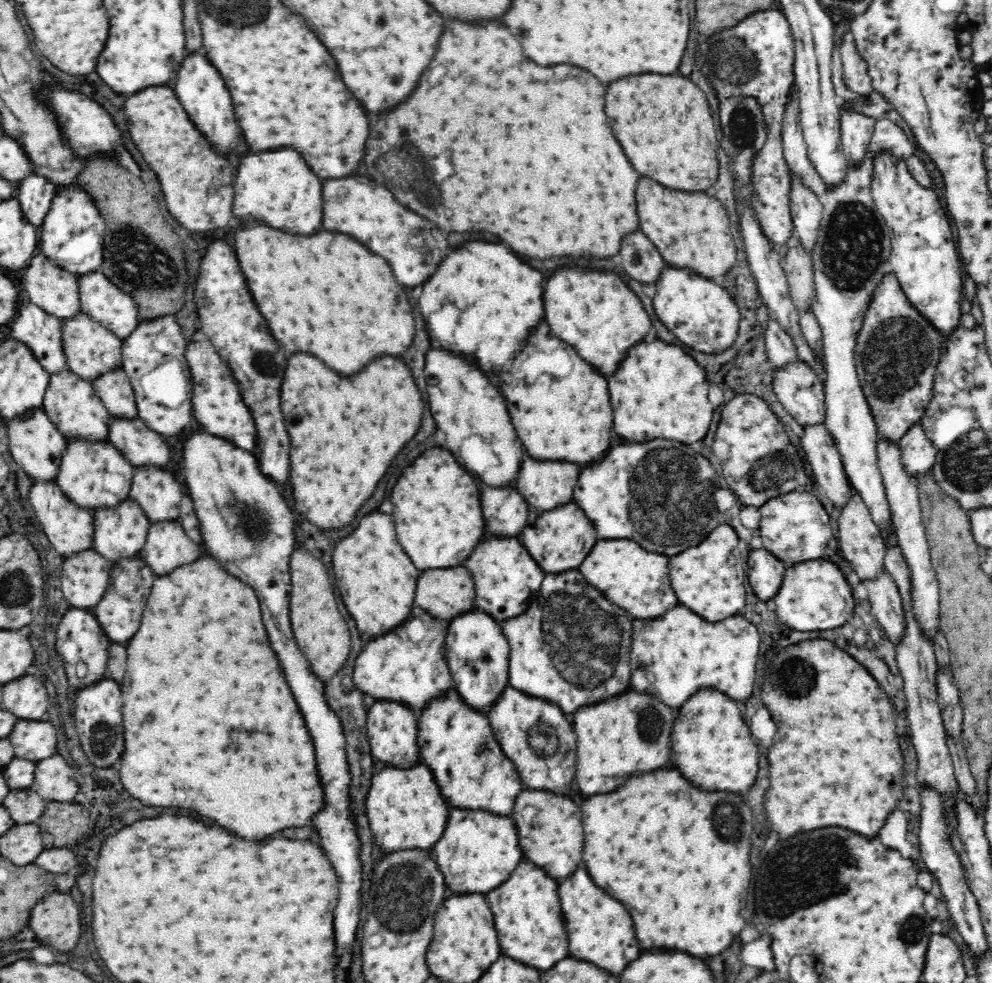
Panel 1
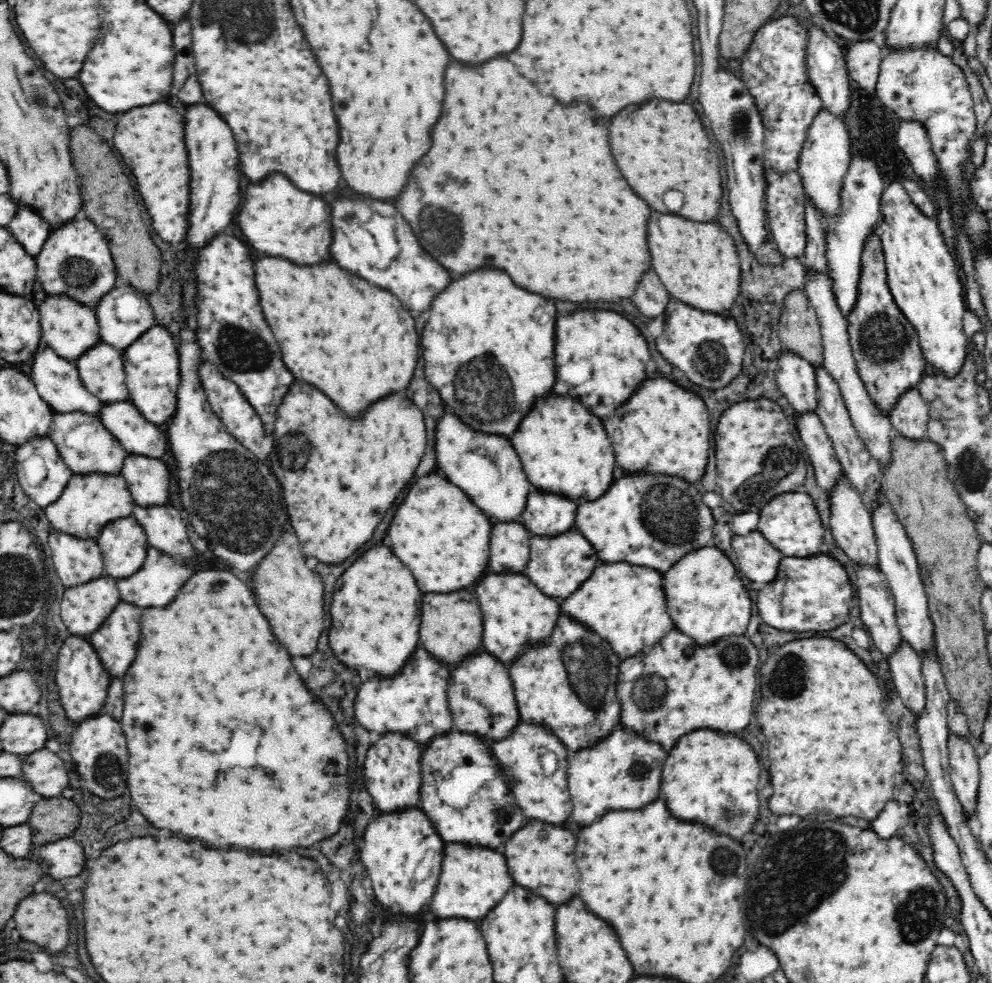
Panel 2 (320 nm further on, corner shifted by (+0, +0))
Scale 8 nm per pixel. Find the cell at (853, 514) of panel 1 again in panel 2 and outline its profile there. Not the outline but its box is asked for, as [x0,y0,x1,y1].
[856,567,903,660]

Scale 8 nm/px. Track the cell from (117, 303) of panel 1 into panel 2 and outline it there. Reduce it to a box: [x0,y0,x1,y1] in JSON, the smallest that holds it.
[95,285,154,350]

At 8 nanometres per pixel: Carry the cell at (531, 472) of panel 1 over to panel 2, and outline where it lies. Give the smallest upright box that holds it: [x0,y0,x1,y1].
[520,490,578,537]

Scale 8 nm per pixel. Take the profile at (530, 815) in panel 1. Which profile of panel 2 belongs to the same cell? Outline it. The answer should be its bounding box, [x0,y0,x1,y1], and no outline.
[504,819,578,904]

